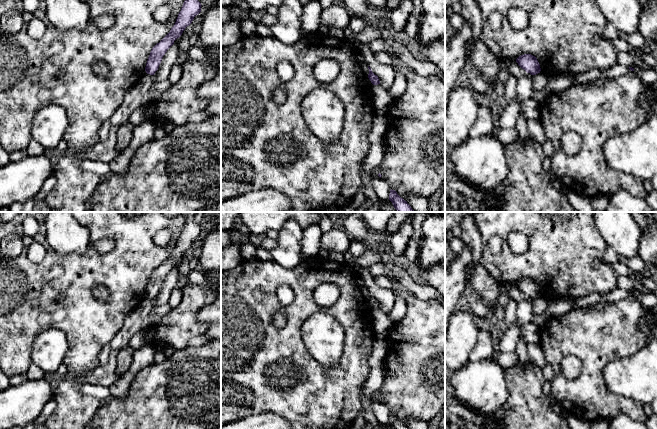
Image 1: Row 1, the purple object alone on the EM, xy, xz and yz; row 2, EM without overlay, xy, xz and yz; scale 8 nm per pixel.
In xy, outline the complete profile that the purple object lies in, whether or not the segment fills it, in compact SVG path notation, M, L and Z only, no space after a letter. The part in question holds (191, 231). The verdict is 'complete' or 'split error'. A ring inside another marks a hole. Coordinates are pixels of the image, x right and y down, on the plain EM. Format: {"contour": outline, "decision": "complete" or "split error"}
{"contour": "M196 212L183 213L186 217L186 223L181 235L170 256L152 272L145 291L147 298L155 298L167 274L174 268L174 265L182 259L185 252L192 247L194 241L201 236L202 229L195 221L195 213Z", "decision": "complete"}

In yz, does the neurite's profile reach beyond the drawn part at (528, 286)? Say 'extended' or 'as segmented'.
as segmented

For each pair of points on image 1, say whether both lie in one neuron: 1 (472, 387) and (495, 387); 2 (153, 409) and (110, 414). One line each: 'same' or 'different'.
1: same
2: same

